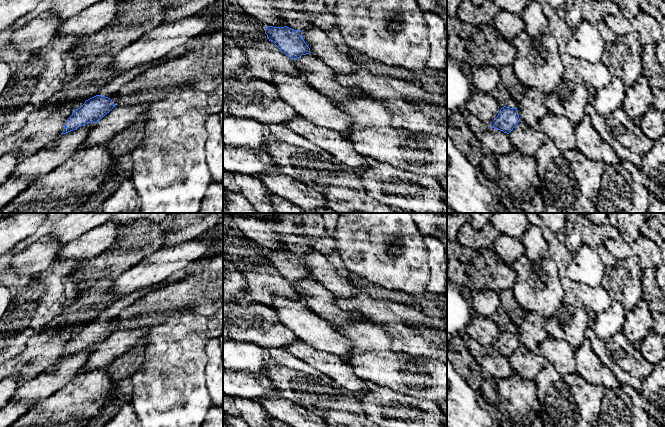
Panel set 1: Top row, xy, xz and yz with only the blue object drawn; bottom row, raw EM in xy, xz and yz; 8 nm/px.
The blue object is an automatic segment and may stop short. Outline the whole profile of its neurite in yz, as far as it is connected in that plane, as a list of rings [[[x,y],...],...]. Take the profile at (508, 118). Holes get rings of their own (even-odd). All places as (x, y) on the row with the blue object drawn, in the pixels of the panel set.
[[[504,106],[500,109],[498,116],[489,124],[489,127],[509,134],[519,121],[517,108]]]

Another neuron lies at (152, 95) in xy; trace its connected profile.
[[[171,87],[151,88],[141,90],[130,95],[121,92],[110,97],[115,106],[129,106],[137,104],[151,104],[156,101],[165,99],[172,92]]]

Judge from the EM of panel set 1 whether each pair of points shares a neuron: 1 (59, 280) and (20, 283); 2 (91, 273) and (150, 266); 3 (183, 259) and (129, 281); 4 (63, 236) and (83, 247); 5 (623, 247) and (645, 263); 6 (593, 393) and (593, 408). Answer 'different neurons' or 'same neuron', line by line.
1: same neuron
2: different neurons
3: same neuron
4: different neurons
5: same neuron
6: same neuron

